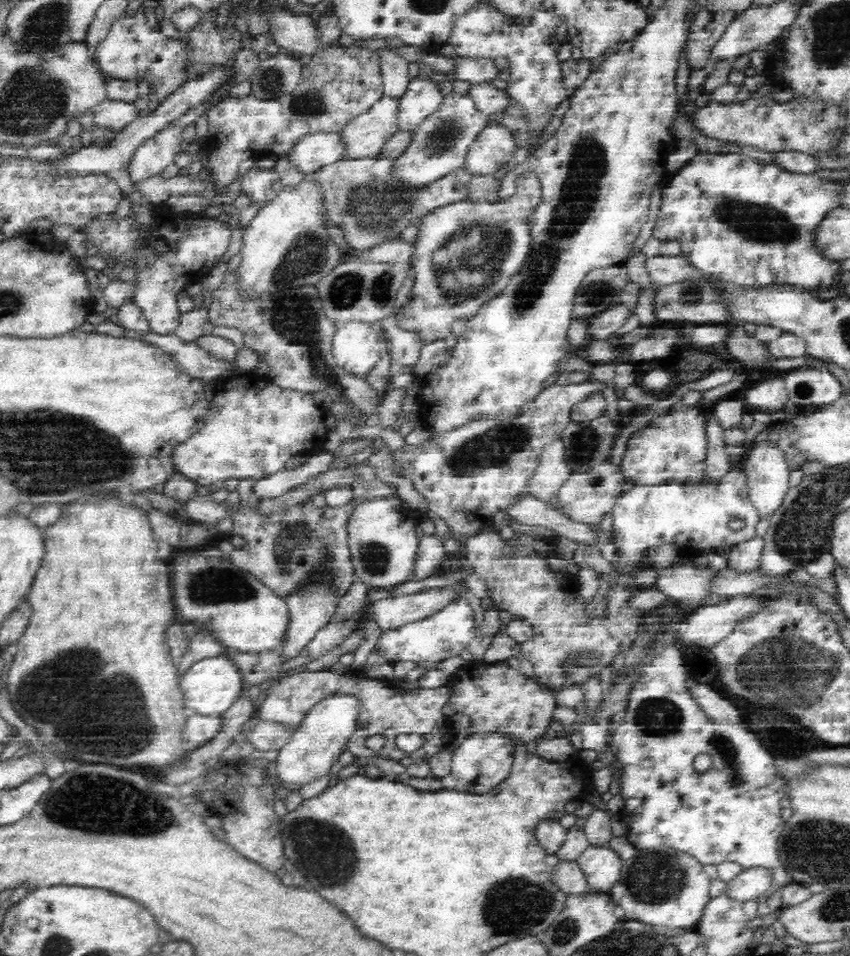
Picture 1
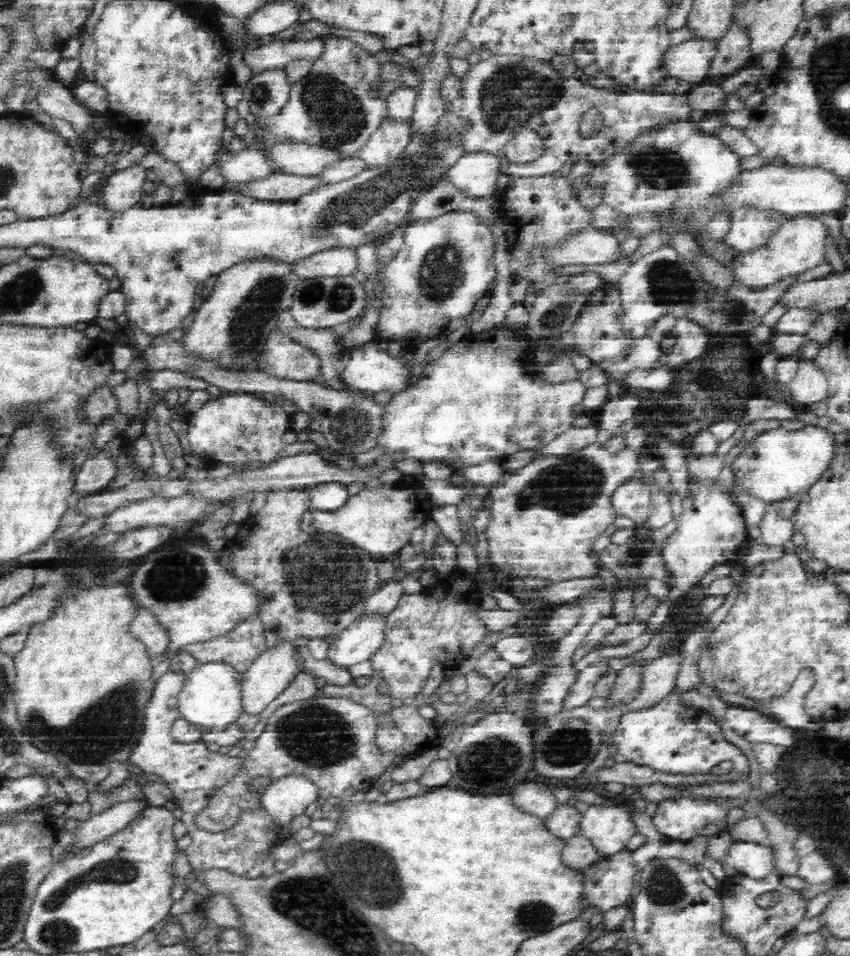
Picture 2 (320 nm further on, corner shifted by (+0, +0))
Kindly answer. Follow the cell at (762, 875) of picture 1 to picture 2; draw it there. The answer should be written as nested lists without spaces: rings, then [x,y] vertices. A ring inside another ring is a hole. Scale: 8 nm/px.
[[[734,842],[728,851],[725,863],[736,868],[738,874],[759,883],[777,874],[774,853],[770,847],[762,843]]]

